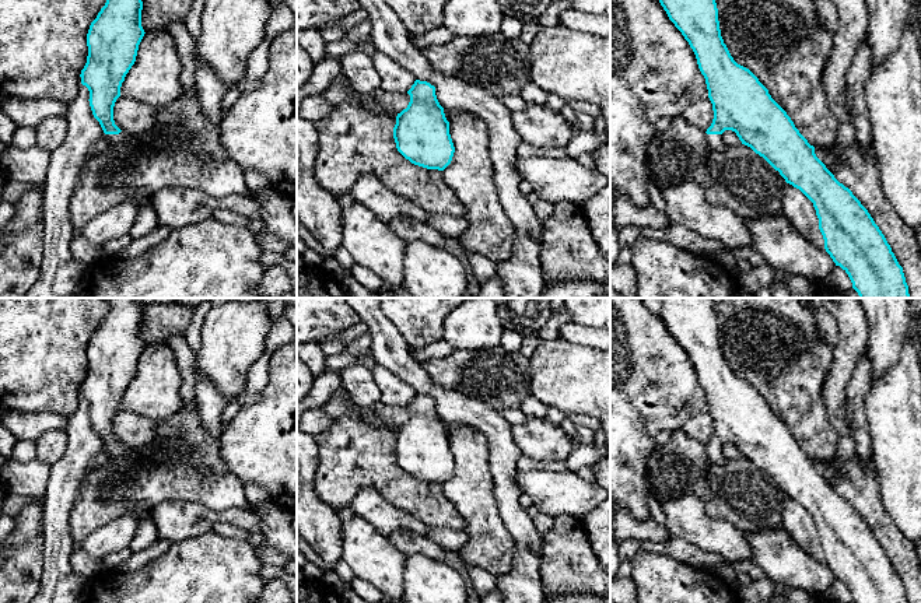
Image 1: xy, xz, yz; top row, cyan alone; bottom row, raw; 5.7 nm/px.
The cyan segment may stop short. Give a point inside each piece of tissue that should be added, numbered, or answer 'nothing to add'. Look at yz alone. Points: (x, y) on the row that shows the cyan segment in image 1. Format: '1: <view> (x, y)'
1: yz (715, 142)

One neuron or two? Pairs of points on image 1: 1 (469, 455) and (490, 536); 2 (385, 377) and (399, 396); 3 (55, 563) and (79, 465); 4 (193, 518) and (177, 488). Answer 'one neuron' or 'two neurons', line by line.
1: one neuron
2: one neuron
3: one neuron
4: two neurons

